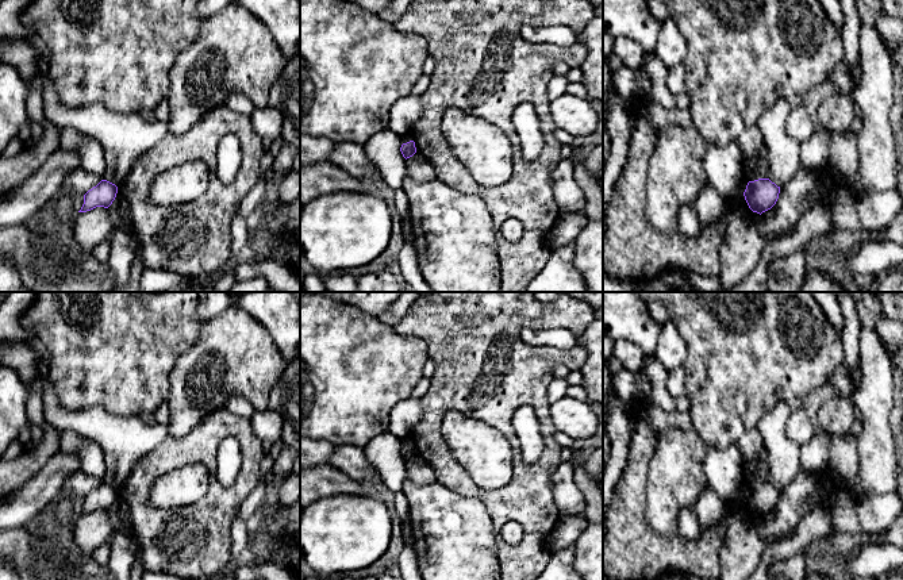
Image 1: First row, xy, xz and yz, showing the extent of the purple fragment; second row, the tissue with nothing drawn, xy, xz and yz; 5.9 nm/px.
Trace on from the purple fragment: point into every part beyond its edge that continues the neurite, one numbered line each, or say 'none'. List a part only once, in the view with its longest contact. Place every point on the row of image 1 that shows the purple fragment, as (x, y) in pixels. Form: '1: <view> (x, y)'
none

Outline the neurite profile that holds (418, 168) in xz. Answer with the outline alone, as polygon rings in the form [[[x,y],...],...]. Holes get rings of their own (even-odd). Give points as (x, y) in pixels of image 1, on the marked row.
[[[415,153],[406,160],[407,174],[416,181],[427,183],[437,180],[437,173],[430,161]]]

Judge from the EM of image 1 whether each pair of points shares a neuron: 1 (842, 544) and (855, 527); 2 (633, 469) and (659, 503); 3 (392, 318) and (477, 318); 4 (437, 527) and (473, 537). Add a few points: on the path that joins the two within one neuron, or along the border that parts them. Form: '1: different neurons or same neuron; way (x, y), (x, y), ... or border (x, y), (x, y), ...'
1: different neurons; border (837, 532), (848, 534), (863, 533)
2: different neurons; border (653, 454), (648, 467), (645, 518)
3: different neurons; border (411, 306), (392, 326)
4: same neuron; way (446, 527), (456, 537), (464, 537)

